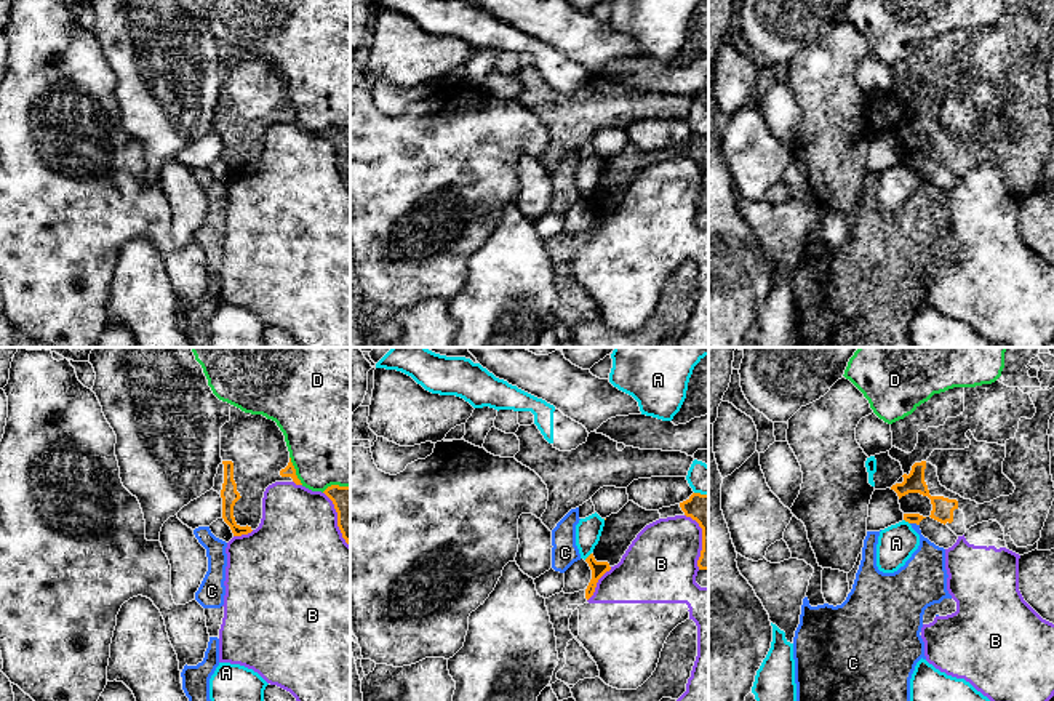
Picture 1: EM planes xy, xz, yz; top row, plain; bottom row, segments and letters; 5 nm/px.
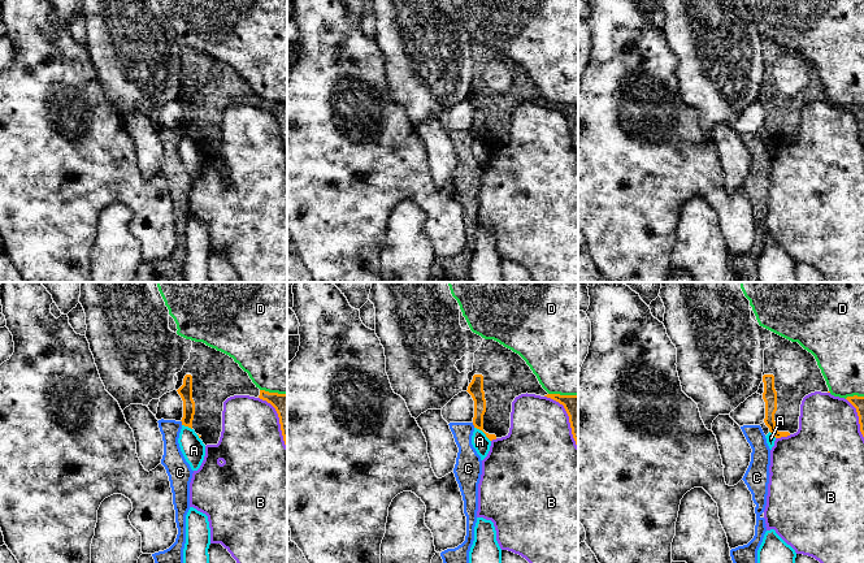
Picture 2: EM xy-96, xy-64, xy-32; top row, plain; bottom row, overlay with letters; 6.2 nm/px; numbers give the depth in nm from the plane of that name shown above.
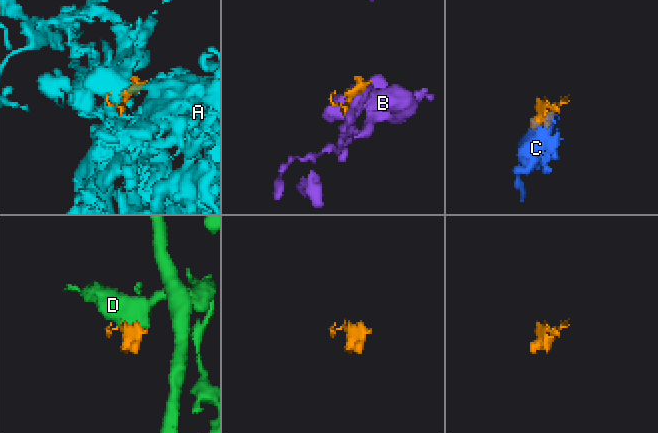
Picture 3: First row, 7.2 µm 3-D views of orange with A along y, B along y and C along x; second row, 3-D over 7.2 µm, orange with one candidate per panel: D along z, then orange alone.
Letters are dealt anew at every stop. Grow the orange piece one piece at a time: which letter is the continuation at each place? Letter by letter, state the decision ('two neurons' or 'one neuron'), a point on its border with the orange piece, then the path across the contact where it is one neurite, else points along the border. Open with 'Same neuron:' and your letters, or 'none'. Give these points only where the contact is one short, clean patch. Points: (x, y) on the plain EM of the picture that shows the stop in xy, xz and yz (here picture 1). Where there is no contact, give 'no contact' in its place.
Same neuron: none
A: two neurons | xz (589, 197)
B: two neurons | xz (595, 226)
C: two neurons | yz (915, 164) | along yz (910, 164), (918, 167)
D: two neurons | xy (295, 112)

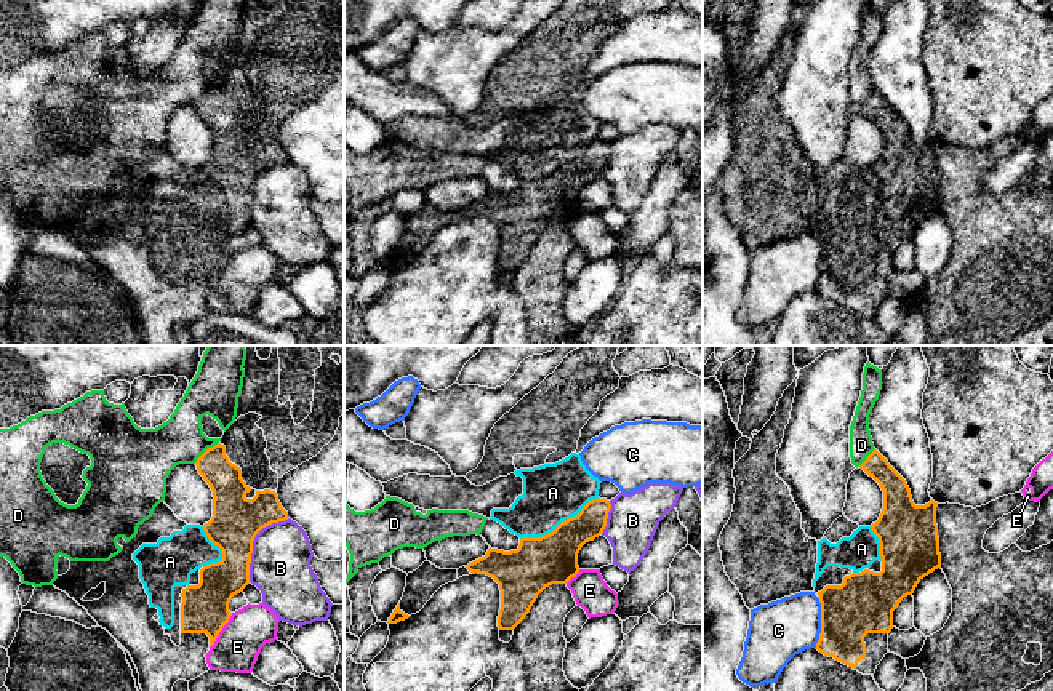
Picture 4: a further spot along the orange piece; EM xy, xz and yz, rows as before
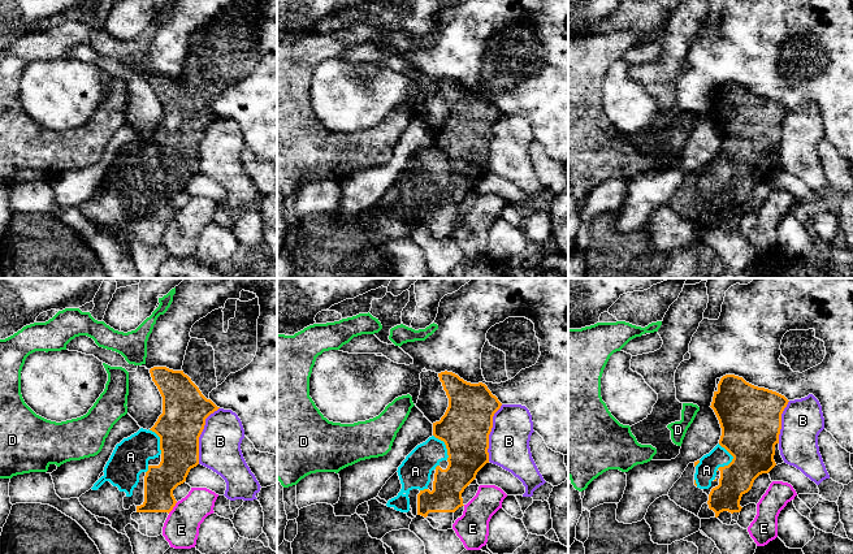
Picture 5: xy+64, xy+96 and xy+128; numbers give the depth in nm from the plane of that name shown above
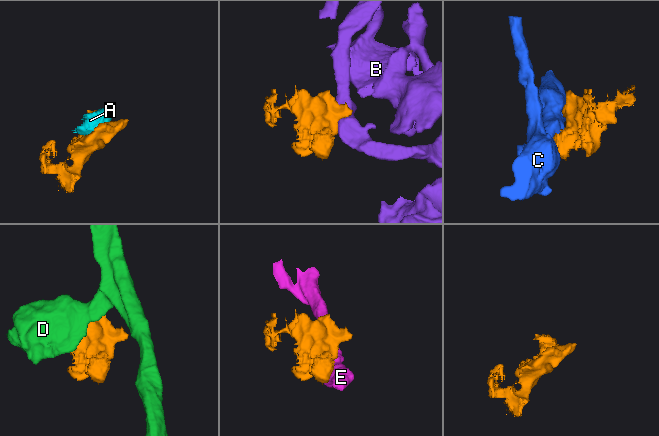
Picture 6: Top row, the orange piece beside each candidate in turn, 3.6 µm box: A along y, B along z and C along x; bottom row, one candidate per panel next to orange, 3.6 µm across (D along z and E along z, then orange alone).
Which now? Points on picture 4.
Same neuron: A
A: one neuron | xz (560, 165)
B: two neurons | xy (252, 184)
C: two neurons | yz (821, 264) | along yz (820, 240), (820, 280), (815, 288)
D: two neurons | xy (205, 93) | along xy (218, 83), (194, 104)
E: two neurons | xy (221, 271)

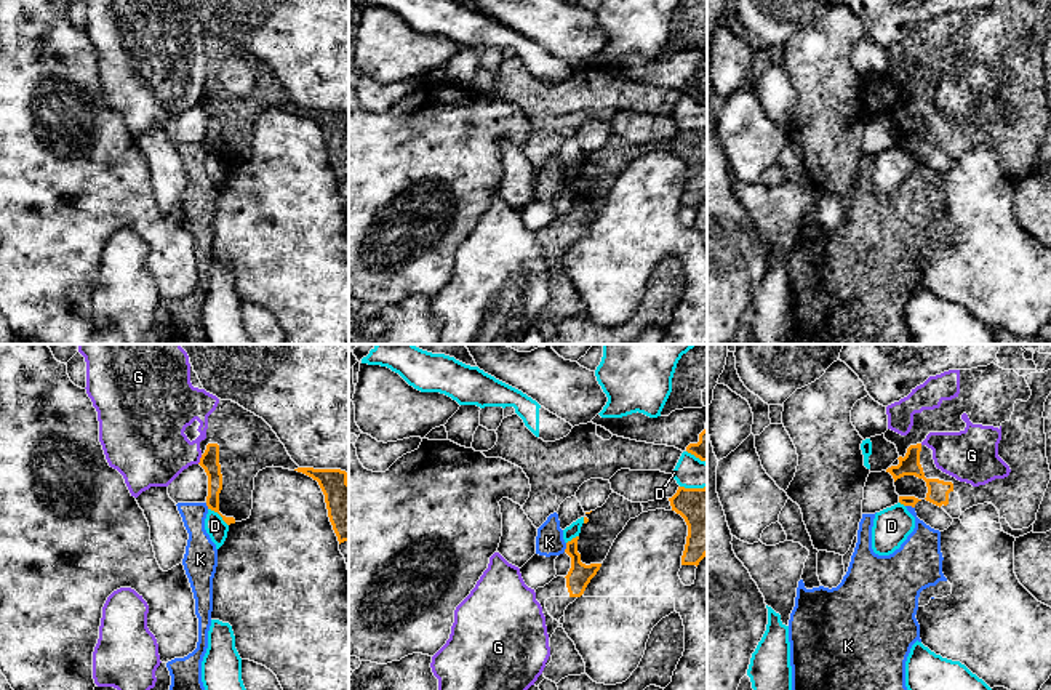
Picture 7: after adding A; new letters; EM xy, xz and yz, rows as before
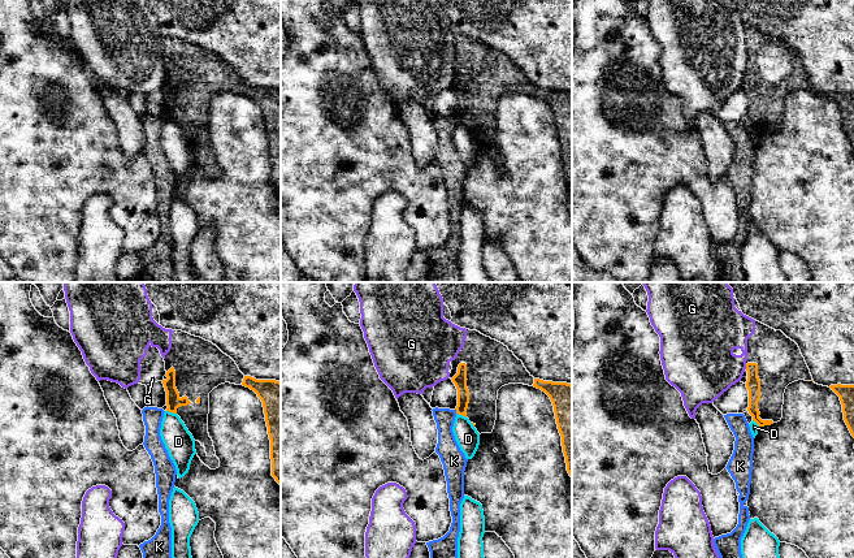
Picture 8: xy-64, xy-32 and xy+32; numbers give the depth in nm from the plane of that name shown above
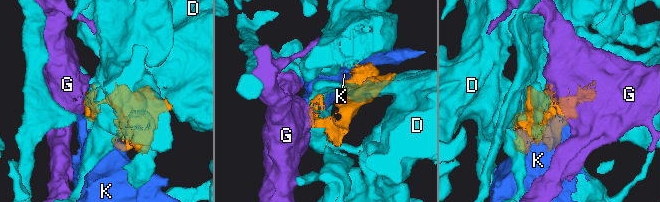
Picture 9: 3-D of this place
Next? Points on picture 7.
Same neuron: none
D: two neurons | xy (219, 156)
G: two neurons | xy (200, 101) | along xy (202, 96), (197, 104)
K: two neurons | xz (567, 189) | along xz (567, 184), (563, 192)

